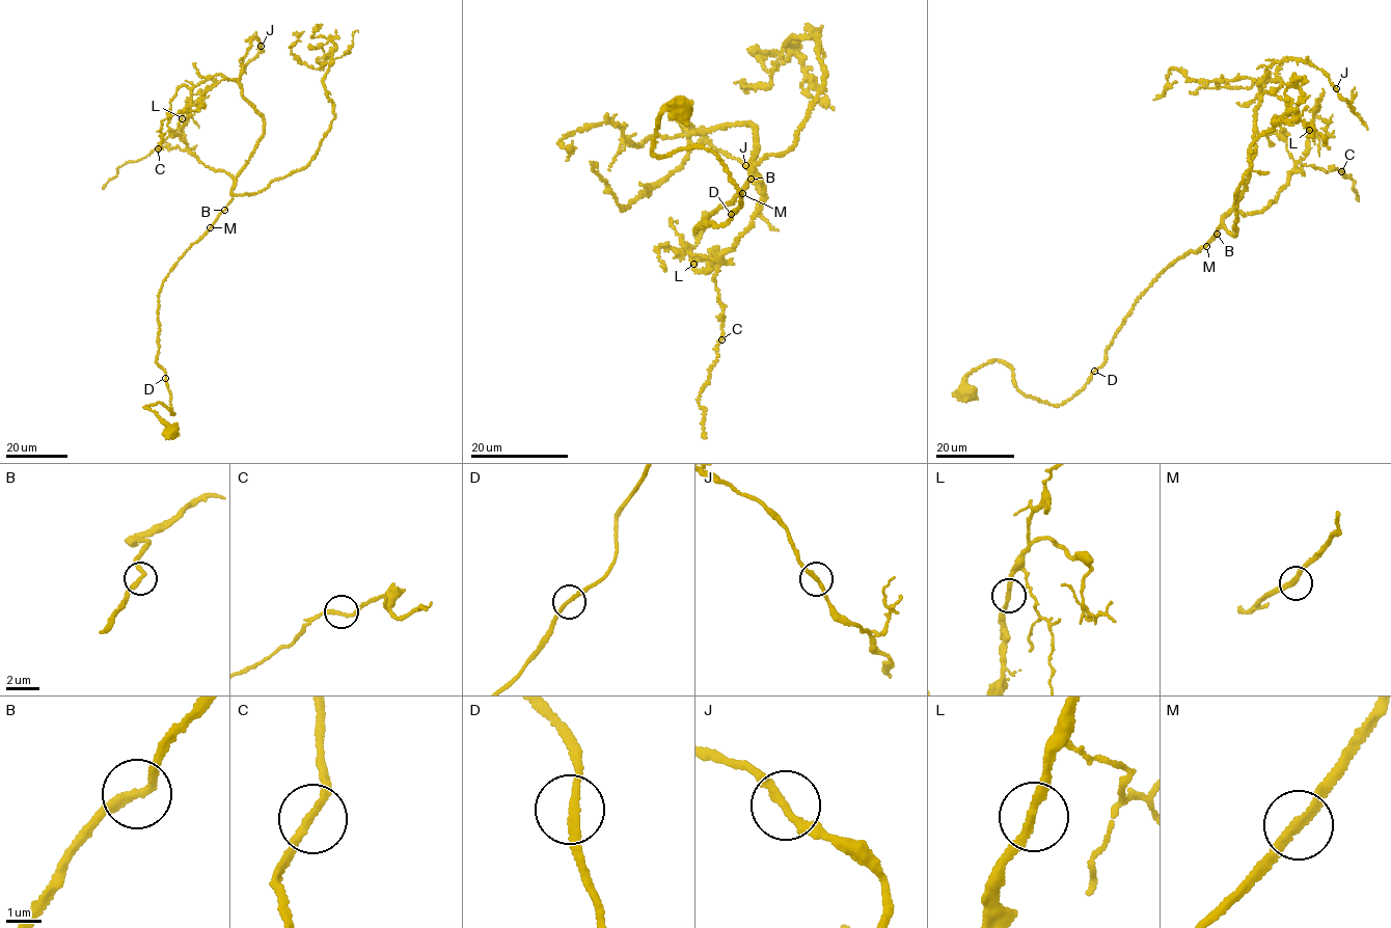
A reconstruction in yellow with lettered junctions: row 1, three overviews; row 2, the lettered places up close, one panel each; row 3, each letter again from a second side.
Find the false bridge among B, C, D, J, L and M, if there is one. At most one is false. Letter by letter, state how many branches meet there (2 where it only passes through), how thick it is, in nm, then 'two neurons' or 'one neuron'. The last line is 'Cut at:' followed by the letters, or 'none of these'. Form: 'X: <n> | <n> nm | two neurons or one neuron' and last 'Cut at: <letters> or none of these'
B: 2 | 240 nm | one neuron
C: 2 | 220 nm | one neuron
D: 2 | 220 nm | one neuron
J: 2 | 240 nm | one neuron
L: 2 | 240 nm | one neuron
M: 2 | 240 nm | one neuron
Cut at: none of these

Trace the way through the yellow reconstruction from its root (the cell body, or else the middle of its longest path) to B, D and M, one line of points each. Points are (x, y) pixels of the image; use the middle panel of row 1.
B: (680, 106), (661, 112), (653, 153), (707, 148), (741, 197), (728, 221), (694, 229), (751, 179)
D: (680, 106), (661, 112), (653, 153), (664, 157), (693, 146), (707, 148), (718, 157), (741, 197), (731, 214)
M: (680, 106), (661, 112), (653, 153), (664, 157), (707, 148), (741, 197), (728, 221), (694, 229), (742, 193)

